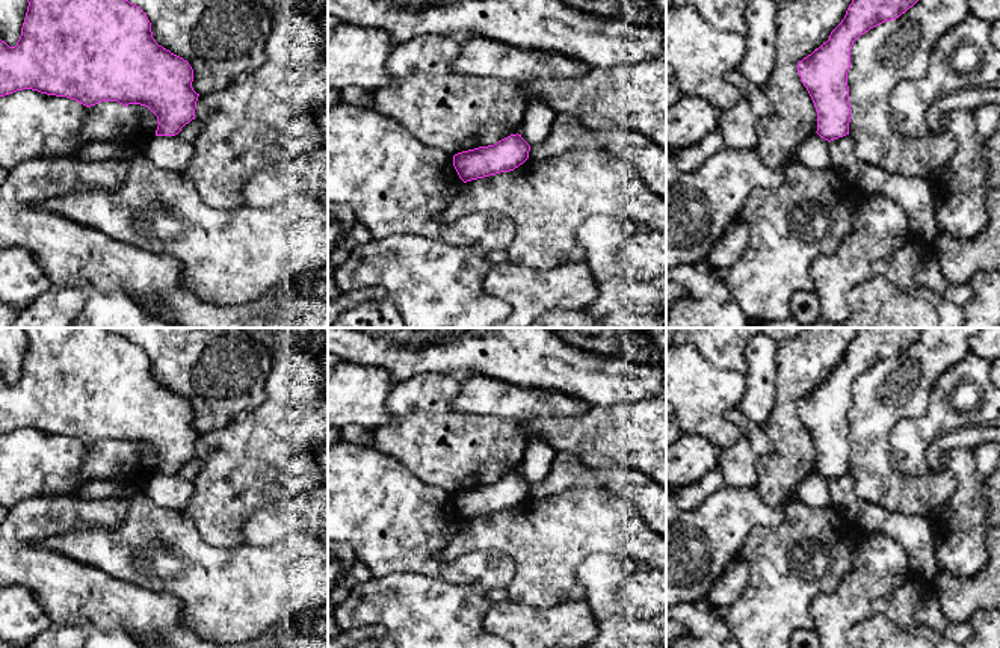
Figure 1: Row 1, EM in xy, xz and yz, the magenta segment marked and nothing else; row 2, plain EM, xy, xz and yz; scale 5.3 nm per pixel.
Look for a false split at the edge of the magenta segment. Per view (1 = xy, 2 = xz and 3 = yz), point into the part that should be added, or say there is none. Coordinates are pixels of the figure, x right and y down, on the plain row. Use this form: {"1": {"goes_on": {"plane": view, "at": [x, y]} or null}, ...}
{"1": {"goes_on": null}, "2": {"goes_on": null}, "3": {"goes_on": null}}

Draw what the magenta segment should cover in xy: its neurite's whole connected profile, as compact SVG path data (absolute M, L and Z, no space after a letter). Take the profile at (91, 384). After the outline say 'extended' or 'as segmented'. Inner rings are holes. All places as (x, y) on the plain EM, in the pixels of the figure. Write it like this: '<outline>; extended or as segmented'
M24 328L27 350L15 385L0 378L0 435L23 427L66 435L91 446L118 440L124 446L140 443L157 455L156 474L175 474L195 458L199 432L192 426L193 408L187 399L156 381L147 352L107 328Z; as segmented

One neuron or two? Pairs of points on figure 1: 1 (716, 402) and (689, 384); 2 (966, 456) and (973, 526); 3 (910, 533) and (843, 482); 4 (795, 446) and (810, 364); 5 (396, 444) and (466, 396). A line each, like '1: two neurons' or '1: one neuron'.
1: one neuron
2: one neuron
3: one neuron
4: one neuron
5: two neurons

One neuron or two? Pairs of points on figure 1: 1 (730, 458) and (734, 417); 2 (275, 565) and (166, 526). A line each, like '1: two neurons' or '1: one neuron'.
1: two neurons
2: one neuron

